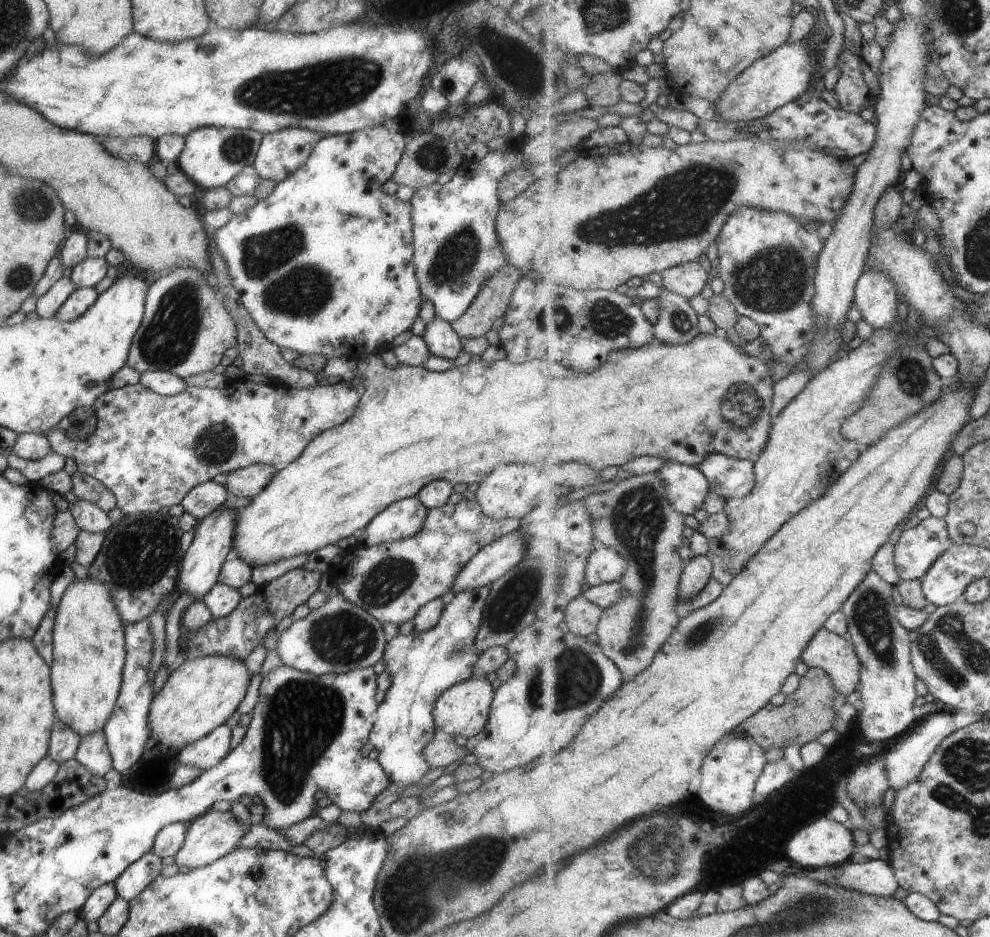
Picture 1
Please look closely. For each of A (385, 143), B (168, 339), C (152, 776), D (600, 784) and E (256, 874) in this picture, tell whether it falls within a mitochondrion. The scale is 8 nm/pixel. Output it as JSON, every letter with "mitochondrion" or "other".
{"A":"other","B":"mitochondrion","C":"other","D":"other","E":"other"}

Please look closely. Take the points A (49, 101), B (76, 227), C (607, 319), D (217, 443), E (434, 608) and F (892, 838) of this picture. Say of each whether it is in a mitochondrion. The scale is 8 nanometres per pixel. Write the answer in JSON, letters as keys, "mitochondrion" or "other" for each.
{"A":"other","B":"other","C":"mitochondrion","D":"mitochondrion","E":"other","F":"other"}

